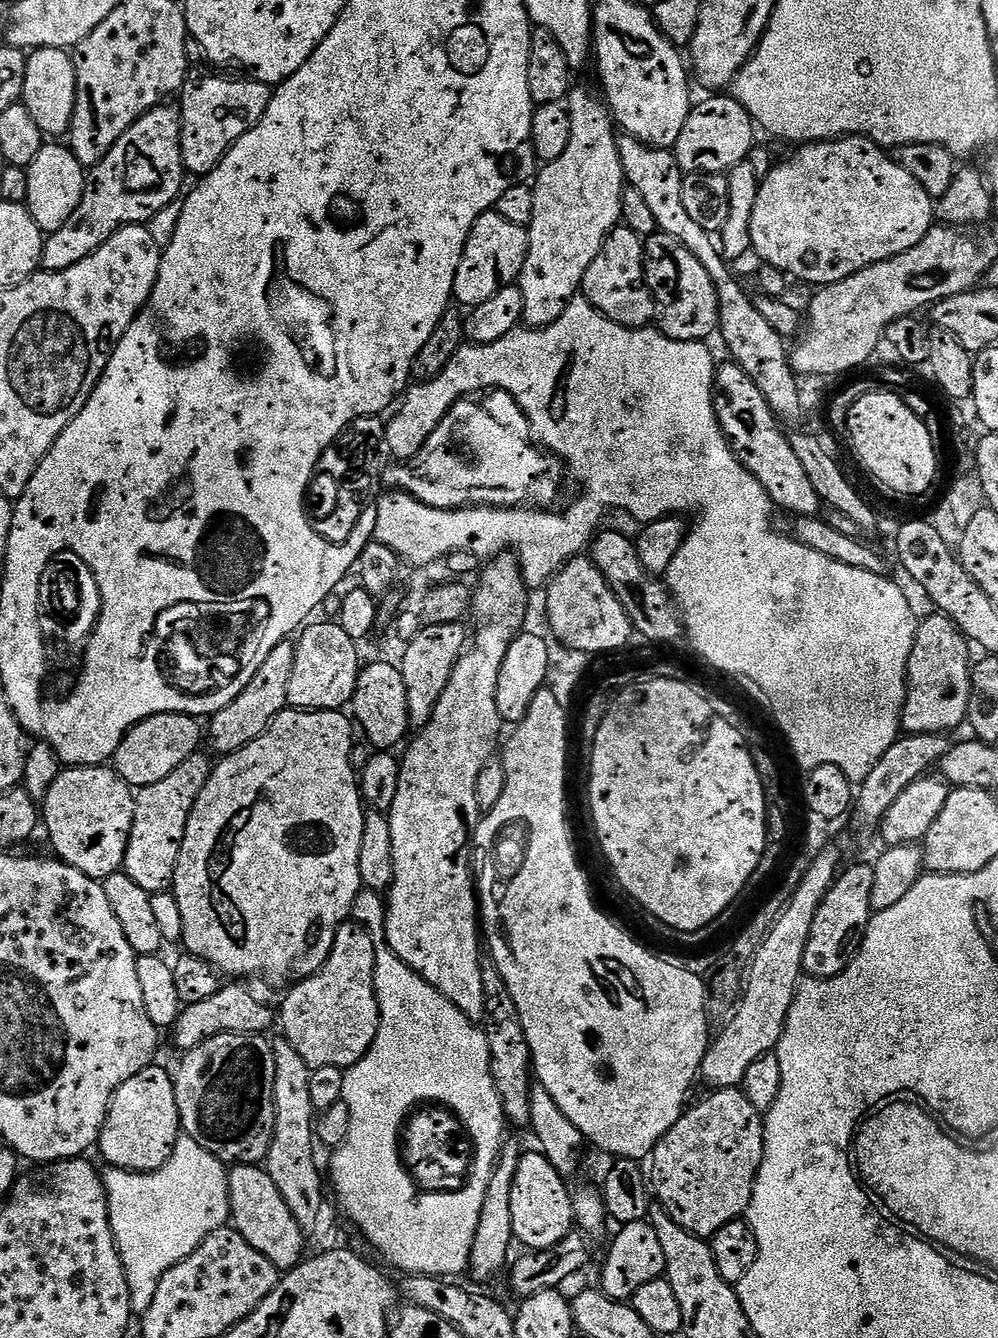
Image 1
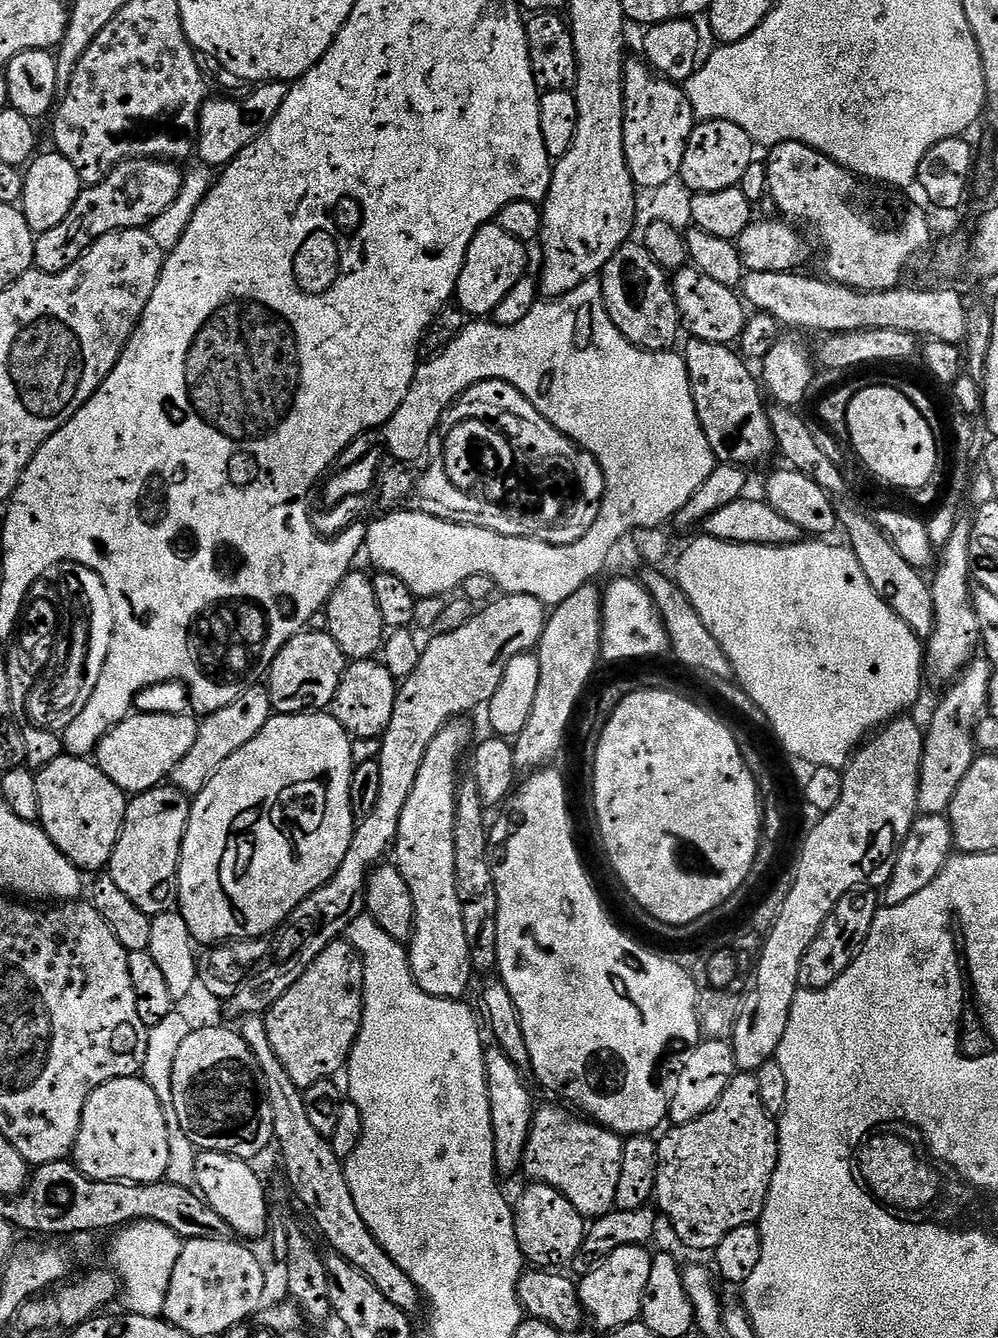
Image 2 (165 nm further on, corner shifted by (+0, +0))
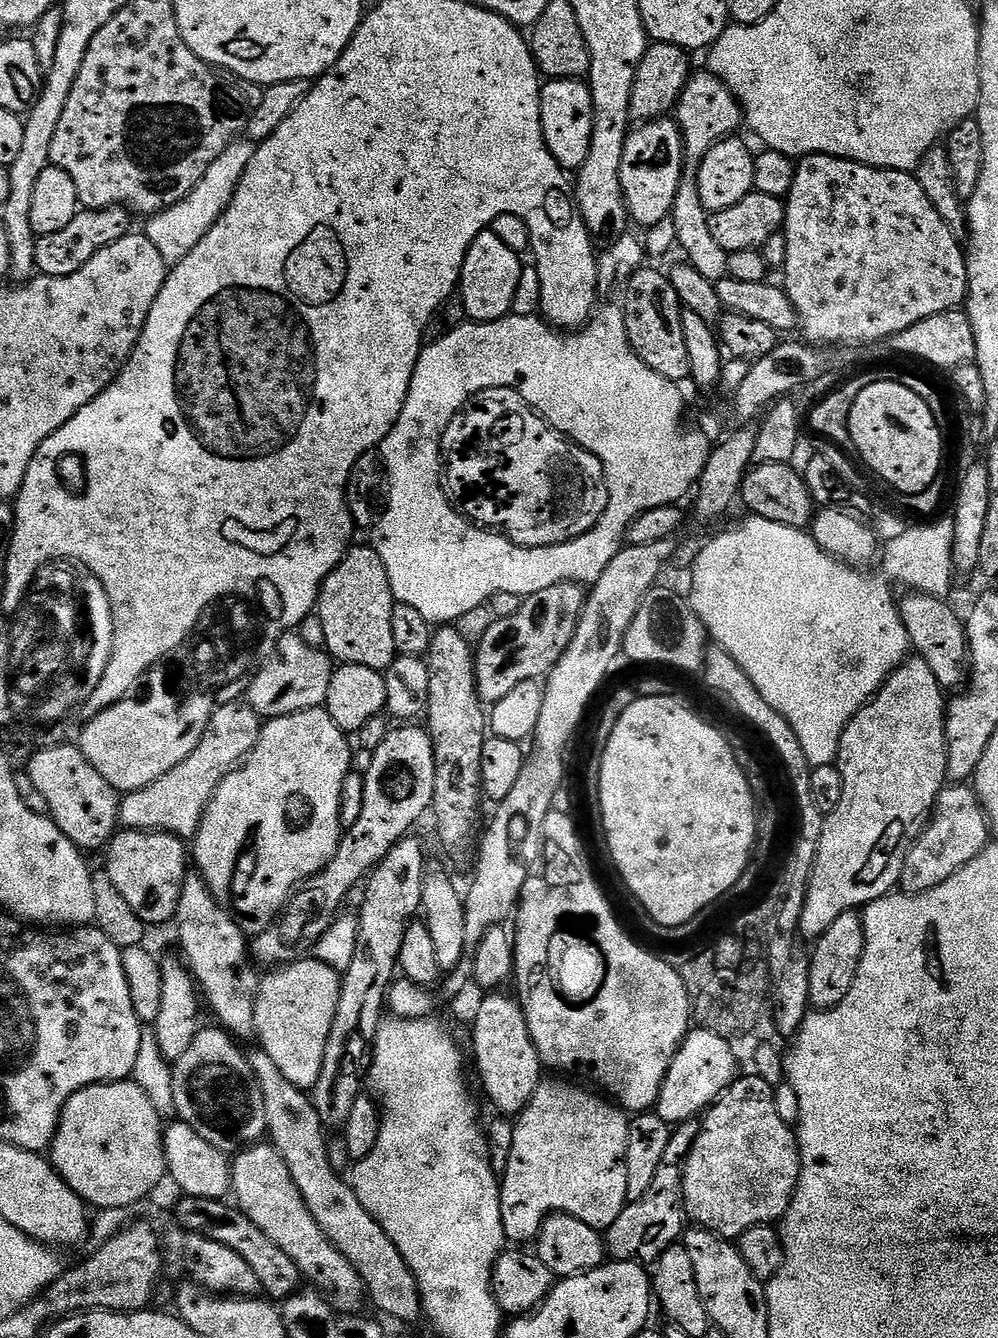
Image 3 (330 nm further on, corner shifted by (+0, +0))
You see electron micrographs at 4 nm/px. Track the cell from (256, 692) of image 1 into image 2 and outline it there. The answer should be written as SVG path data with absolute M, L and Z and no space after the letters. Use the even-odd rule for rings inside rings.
M248 686L240 693L240 699L230 702L230 706L222 706L222 710L210 713L199 721L194 738L194 746L190 746L190 751L186 753L186 758L174 766L170 780L177 788L182 791L195 794L200 792L214 774L218 774L218 766L230 758L230 754L235 754L237 750L242 750L246 742L254 739L254 734L266 726L266 722L272 715L272 698L268 693L267 687L252 688Z

